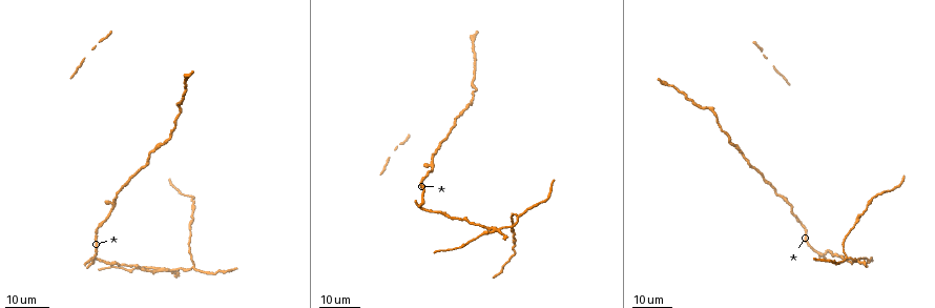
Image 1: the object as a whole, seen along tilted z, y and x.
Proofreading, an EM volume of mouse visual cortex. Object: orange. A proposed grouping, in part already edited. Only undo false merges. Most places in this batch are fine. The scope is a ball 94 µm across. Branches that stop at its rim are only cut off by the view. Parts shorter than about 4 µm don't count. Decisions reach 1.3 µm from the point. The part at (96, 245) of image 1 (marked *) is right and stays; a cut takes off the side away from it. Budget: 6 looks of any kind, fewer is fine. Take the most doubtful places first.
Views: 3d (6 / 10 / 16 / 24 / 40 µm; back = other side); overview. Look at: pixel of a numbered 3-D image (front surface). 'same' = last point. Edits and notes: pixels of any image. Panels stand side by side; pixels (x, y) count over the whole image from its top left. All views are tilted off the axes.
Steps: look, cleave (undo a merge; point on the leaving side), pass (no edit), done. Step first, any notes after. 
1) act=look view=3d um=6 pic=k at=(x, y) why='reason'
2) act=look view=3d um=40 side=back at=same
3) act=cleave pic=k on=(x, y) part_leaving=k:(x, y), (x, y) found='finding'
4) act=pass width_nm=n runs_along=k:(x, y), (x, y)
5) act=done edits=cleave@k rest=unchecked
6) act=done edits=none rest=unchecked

act=look view=3d um=24 pic=1 at=(165, 271) why='small branch off a trunk'

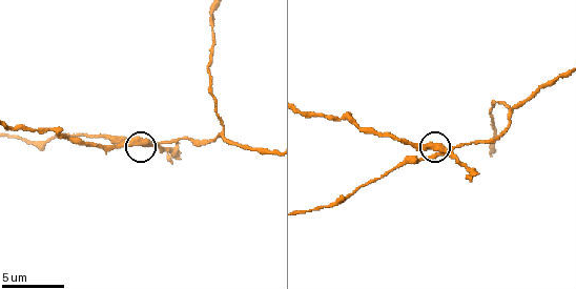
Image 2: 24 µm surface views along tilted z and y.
act=look view=3d um=10 pic=2 at=(437, 152)

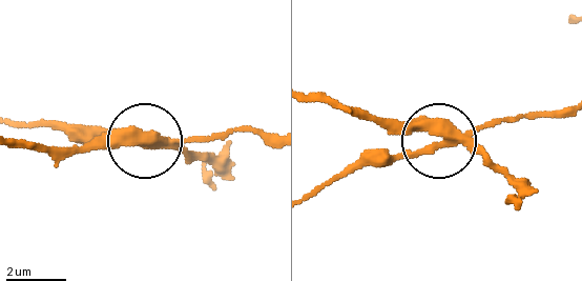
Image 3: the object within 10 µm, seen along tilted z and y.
act=cleave pic=3 on=(125, 129) arms=4 part_leaving=3:(161, 142), (18, 149) found='two neurons meet here'

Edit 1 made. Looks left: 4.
act=look view=overview

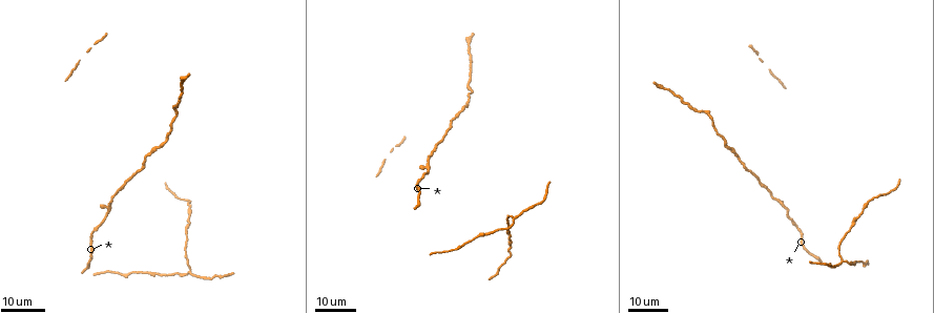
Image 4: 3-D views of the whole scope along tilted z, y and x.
act=look view=3d um=16 pic=4 at=(840, 260) why='a fork'

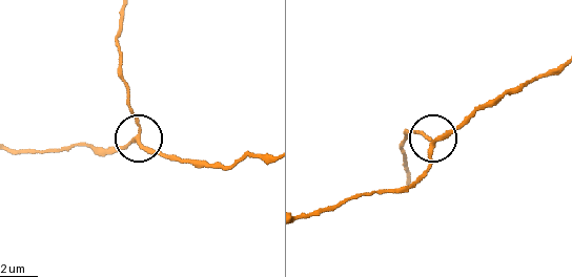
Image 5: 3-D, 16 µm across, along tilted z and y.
act=look view=3d um=6 pic=5 at=(431, 145)

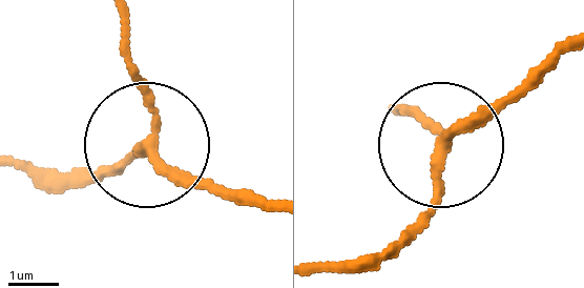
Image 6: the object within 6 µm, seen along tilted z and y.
act=pass arms=3 found='one neuron here'

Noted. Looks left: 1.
act=done edits=cleave@3 rest=unchecked

